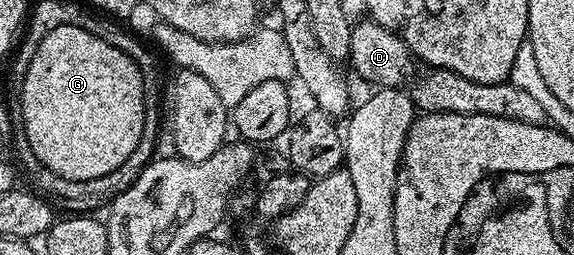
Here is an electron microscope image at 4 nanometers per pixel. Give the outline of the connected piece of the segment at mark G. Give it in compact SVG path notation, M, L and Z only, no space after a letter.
M62 24L56 28L48 27L46 31L47 33L40 38L39 45L30 53L29 70L25 70L25 82L21 86L21 110L18 115L23 117L23 132L27 135L29 146L39 159L39 163L53 170L53 174L59 174L61 178L69 178L73 182L89 182L93 178L105 178L105 174L113 174L113 170L117 170L117 166L121 166L121 162L125 162L125 158L129 158L129 154L137 150L137 142L141 142L147 109L147 89L143 87L139 67L135 65L133 58L129 58L129 54L117 50L117 46L109 46L105 38L97 38L97 34L89 34L89 30L81 26Z

